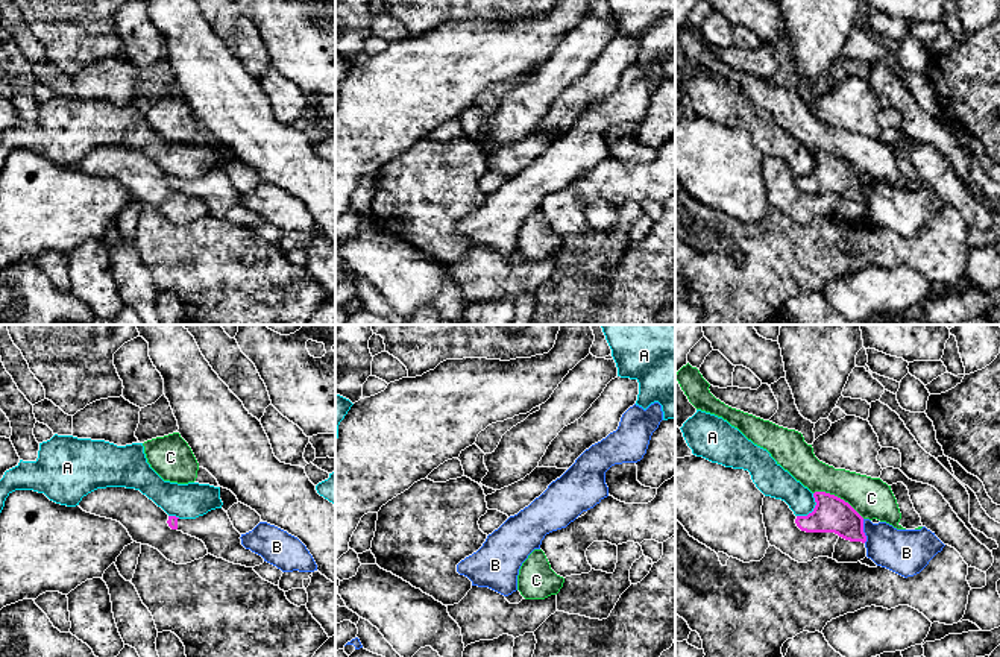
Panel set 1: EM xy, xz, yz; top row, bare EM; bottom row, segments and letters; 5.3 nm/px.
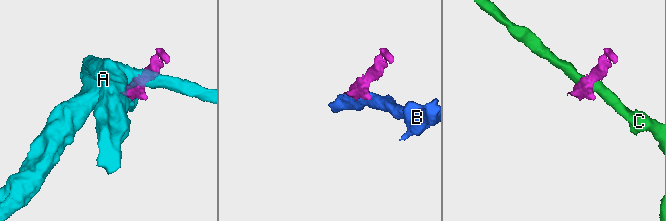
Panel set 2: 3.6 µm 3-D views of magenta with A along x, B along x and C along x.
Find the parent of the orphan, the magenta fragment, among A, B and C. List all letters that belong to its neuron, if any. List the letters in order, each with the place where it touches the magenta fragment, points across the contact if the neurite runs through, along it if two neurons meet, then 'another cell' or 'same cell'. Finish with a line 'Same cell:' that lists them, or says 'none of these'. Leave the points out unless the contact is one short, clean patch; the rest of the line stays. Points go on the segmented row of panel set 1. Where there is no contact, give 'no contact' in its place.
A: meets magenta in yz at (814, 510); another cell
B: meets magenta in yz at (862, 531); border along yz (862, 519), (865, 542); another cell
C: meets magenta in yz at (839, 498); border along yz (814, 492), (829, 492), (842, 498), (864, 518); another cell
Same cell: none of these

